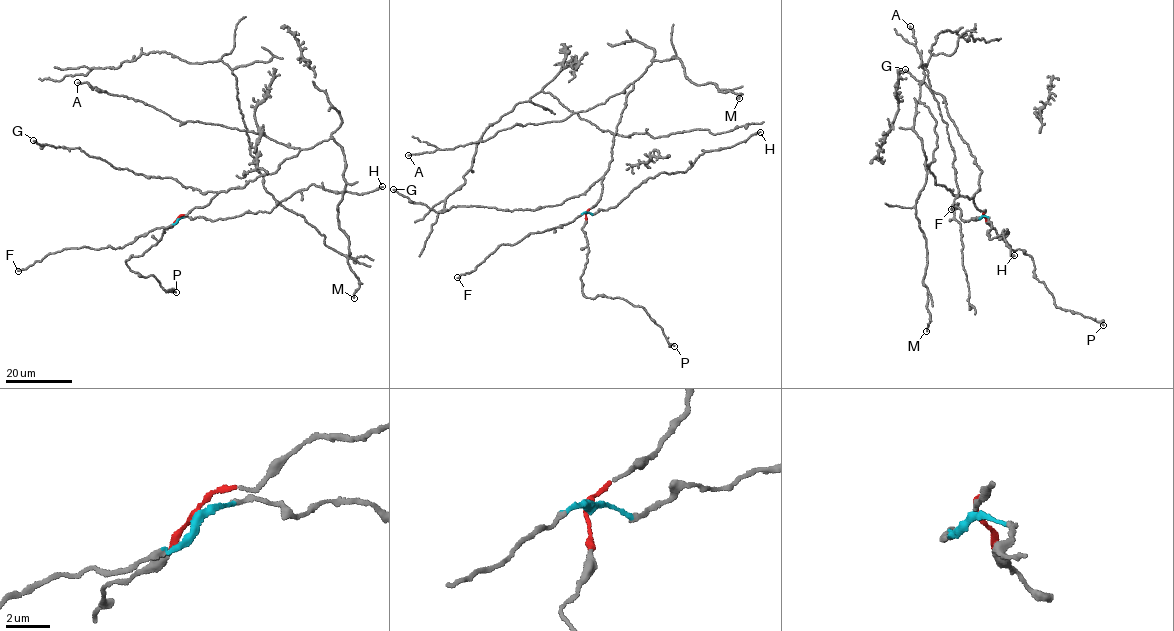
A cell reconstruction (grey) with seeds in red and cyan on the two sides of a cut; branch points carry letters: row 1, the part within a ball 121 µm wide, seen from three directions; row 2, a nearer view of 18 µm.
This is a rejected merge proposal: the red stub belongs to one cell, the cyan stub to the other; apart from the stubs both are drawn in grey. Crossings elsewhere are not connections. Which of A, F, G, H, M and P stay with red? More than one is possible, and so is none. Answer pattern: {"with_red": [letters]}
{"with_red": ["A", "G", "M", "P"]}

